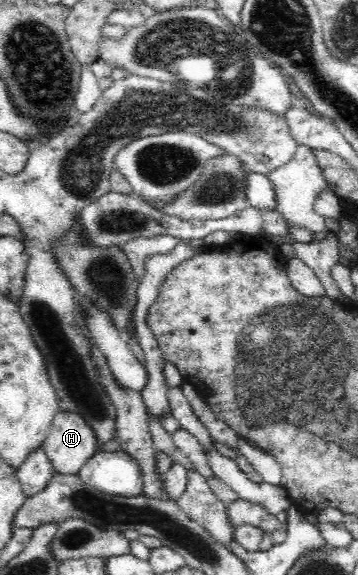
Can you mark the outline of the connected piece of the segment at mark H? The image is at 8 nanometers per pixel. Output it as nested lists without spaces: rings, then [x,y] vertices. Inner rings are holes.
[[[59,411],[51,423],[43,450],[55,473],[78,475],[97,450],[97,436],[85,416]]]

